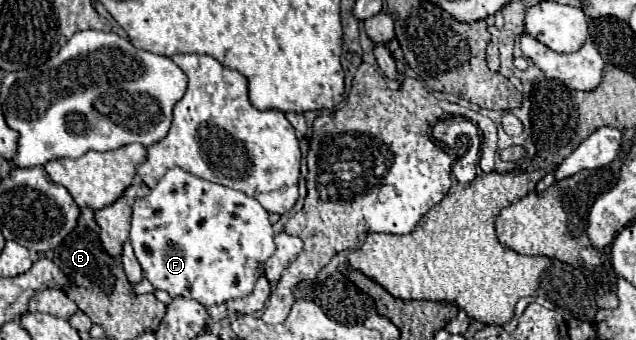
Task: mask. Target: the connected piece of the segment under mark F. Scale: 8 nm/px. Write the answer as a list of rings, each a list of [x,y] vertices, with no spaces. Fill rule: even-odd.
[[[182,168],[168,170],[148,196],[134,202],[130,242],[144,276],[156,290],[164,290],[172,298],[192,298],[202,306],[224,304],[250,294],[256,280],[264,274],[264,262],[276,250],[272,224],[260,202],[238,190],[196,178]]]

